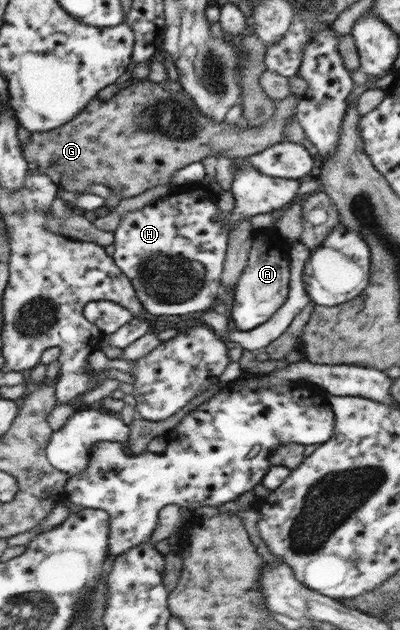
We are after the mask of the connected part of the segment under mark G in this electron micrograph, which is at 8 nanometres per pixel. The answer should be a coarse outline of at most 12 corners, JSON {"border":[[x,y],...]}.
{"border":[[179,81],[93,99],[21,153],[59,189],[135,197],[207,157],[286,141],[298,105],[240,130]]}

